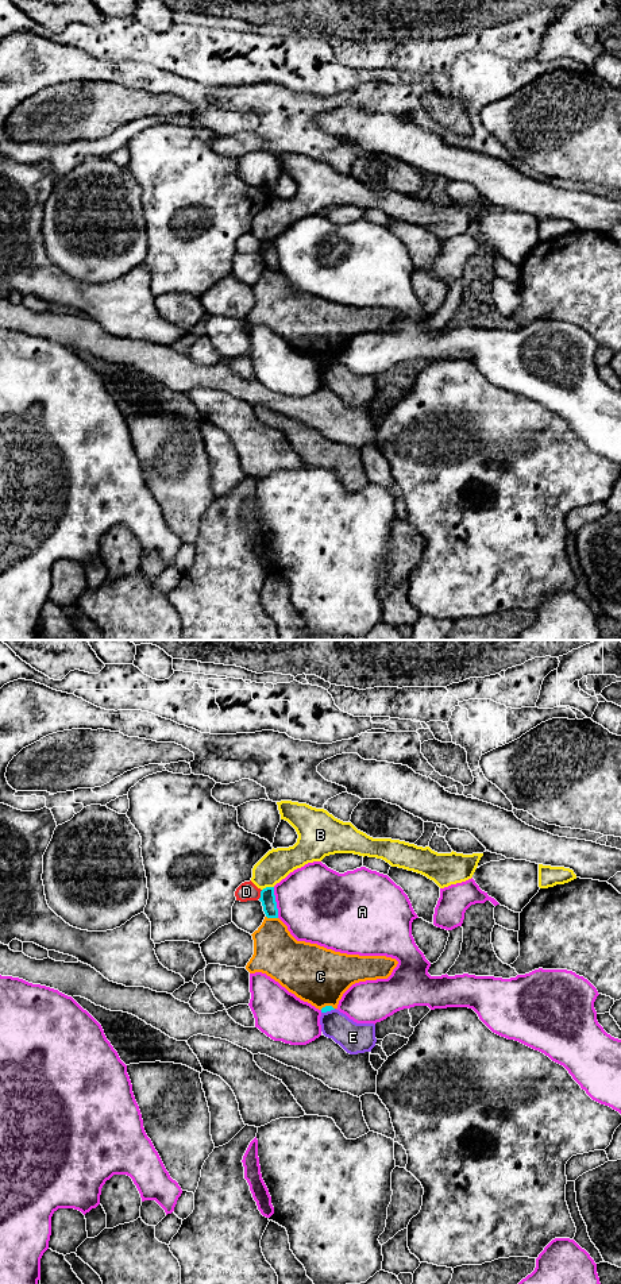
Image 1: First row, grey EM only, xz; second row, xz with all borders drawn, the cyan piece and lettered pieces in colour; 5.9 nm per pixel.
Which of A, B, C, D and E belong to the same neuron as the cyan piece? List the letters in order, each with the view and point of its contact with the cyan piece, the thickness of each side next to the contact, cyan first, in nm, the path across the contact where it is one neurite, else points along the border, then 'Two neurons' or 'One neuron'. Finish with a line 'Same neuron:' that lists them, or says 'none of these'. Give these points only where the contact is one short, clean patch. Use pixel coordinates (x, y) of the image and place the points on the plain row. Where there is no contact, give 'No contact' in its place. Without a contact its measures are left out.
A: Touches cyan at xz (276, 254). Thickness 90 nm (cyan) against 440 nm. Two neurons
B: Touches cyan at xz (267, 239). Thickness 90 nm (cyan) against 180 nm. Two neurons
C: Touches cyan at xz (272, 269). Thickness 90 nm (cyan) against 280 nm. Two neurons
D: Touches cyan at xz (261, 246). Thickness 90 nm (cyan) against 110 nm. Two neurons
E: Touches cyan at xz (328, 362). Thickness 40 nm (cyan) against 180 nm. Boundary: xz (335, 361), (321, 365). Two neurons
Same neuron: none of these

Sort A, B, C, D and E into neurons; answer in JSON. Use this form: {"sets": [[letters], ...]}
{"sets": [["A"], ["B"], ["C"], ["D"], ["E"]]}

